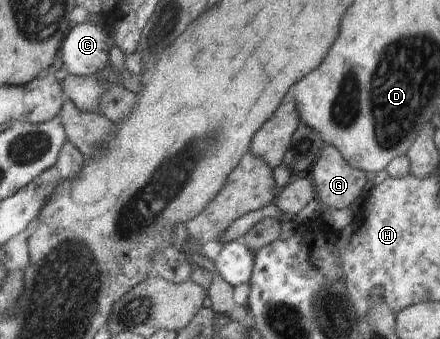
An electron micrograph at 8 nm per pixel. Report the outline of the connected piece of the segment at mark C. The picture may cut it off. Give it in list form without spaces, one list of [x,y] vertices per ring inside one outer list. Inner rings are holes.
[[[95,23],[75,25],[63,43],[58,65],[75,76],[97,74],[109,62],[108,39],[107,33]]]

